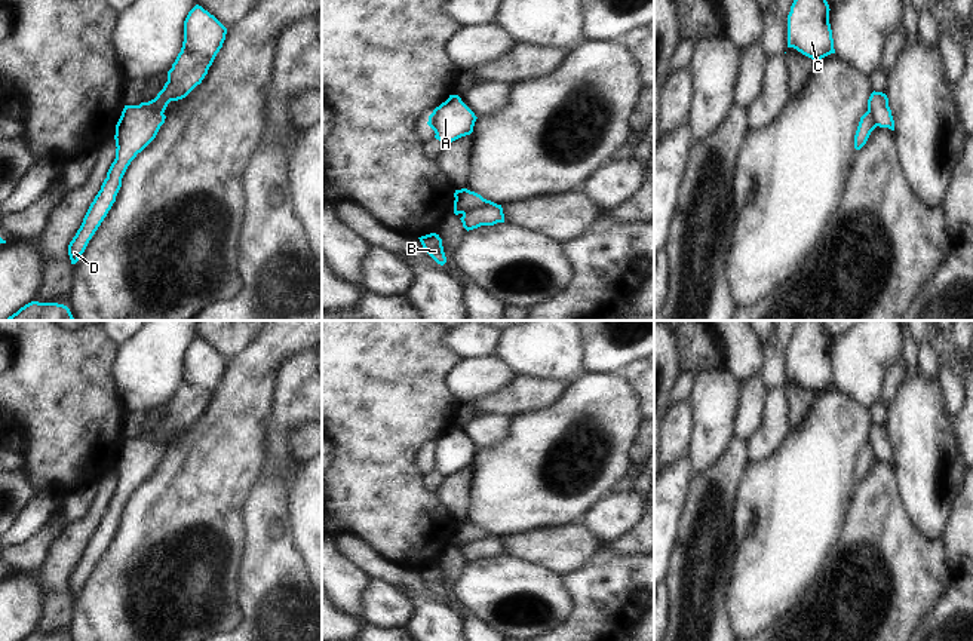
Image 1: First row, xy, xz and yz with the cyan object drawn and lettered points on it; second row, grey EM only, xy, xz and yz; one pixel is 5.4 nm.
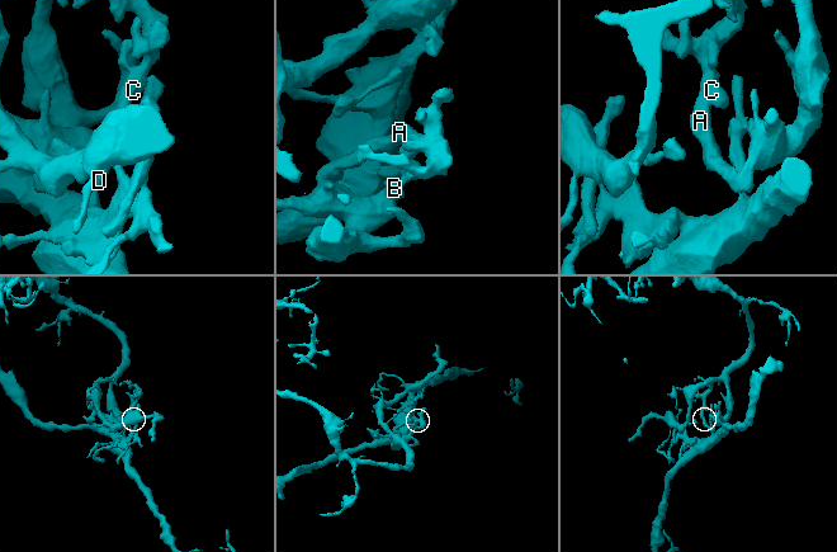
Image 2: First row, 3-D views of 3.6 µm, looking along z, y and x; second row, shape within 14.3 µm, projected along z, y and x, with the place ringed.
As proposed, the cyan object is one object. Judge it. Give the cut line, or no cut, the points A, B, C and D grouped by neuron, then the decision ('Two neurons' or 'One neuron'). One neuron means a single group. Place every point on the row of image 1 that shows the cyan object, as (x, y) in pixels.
Split along xz (493, 202), (467, 209), (463, 214). Groups: A B C / D. Two neurons.

